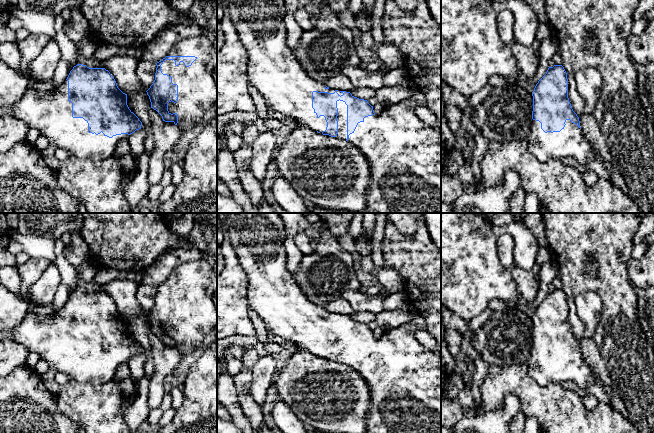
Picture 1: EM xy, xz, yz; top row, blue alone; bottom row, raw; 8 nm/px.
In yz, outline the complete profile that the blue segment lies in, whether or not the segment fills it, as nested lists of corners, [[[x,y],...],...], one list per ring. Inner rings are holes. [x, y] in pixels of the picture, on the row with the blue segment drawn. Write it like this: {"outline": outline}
{"outline": [[[562,65],[549,67],[533,96],[529,152],[540,162],[571,157],[587,166],[595,156],[585,139],[568,98],[567,73]]]}

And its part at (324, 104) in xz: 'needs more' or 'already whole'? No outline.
needs more

